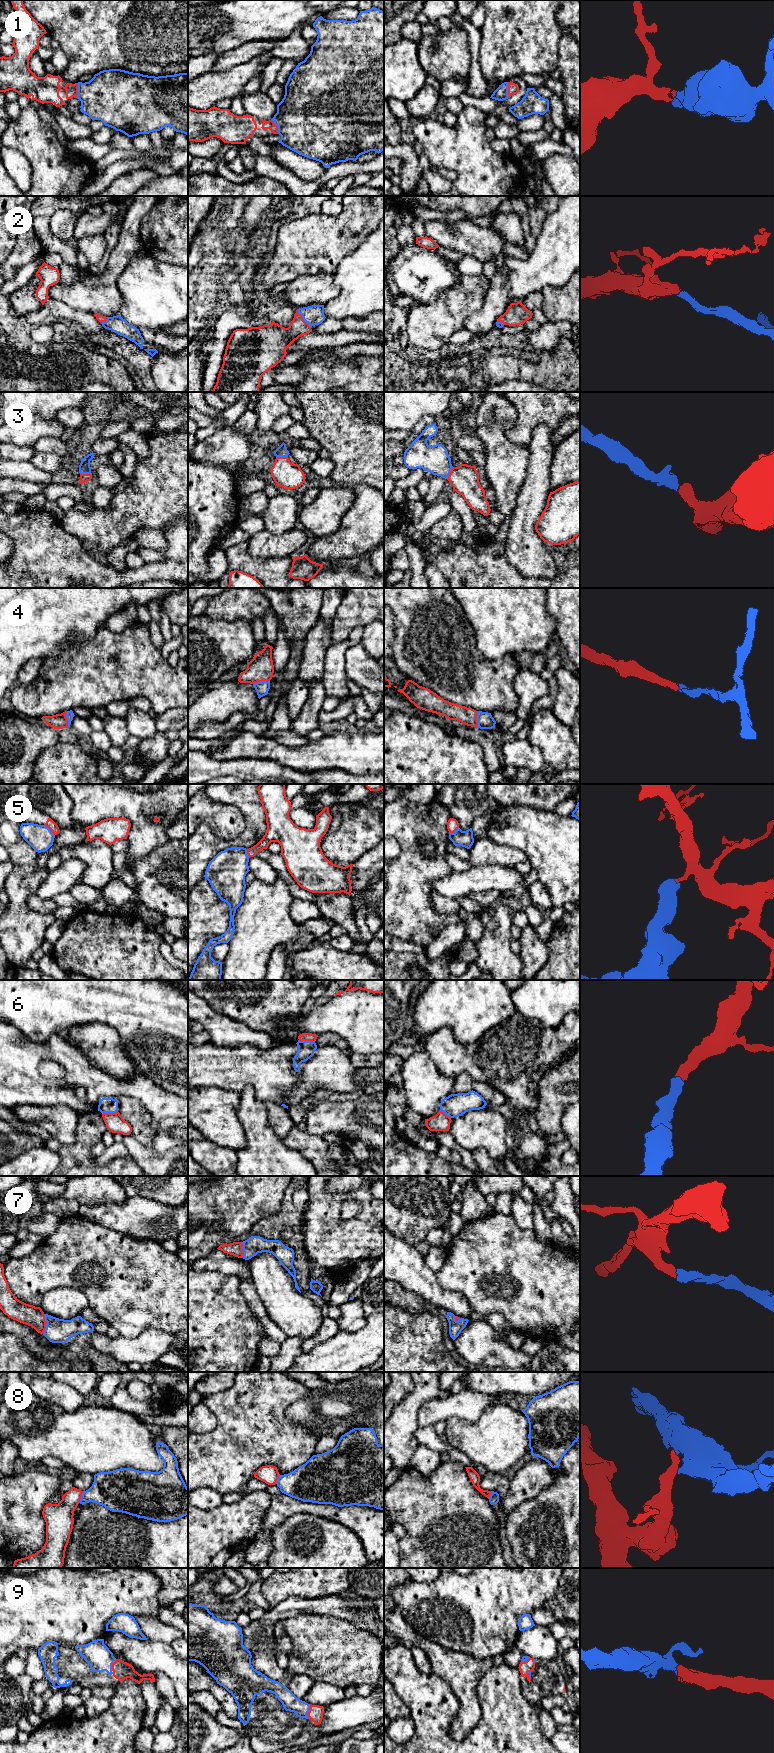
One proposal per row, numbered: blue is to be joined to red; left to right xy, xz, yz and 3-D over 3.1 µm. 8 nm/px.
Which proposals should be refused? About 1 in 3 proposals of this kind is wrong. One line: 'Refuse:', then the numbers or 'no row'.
Refuse: 5, 8

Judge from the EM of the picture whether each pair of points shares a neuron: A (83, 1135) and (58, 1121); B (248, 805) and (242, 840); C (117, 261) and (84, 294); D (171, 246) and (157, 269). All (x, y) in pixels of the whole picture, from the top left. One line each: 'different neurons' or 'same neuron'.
A: different neurons
B: same neuron
C: same neuron
D: different neurons

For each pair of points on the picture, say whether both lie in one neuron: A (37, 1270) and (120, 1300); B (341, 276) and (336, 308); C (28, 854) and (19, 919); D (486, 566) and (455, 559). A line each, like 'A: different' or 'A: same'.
A: same
B: same
C: same
D: same

